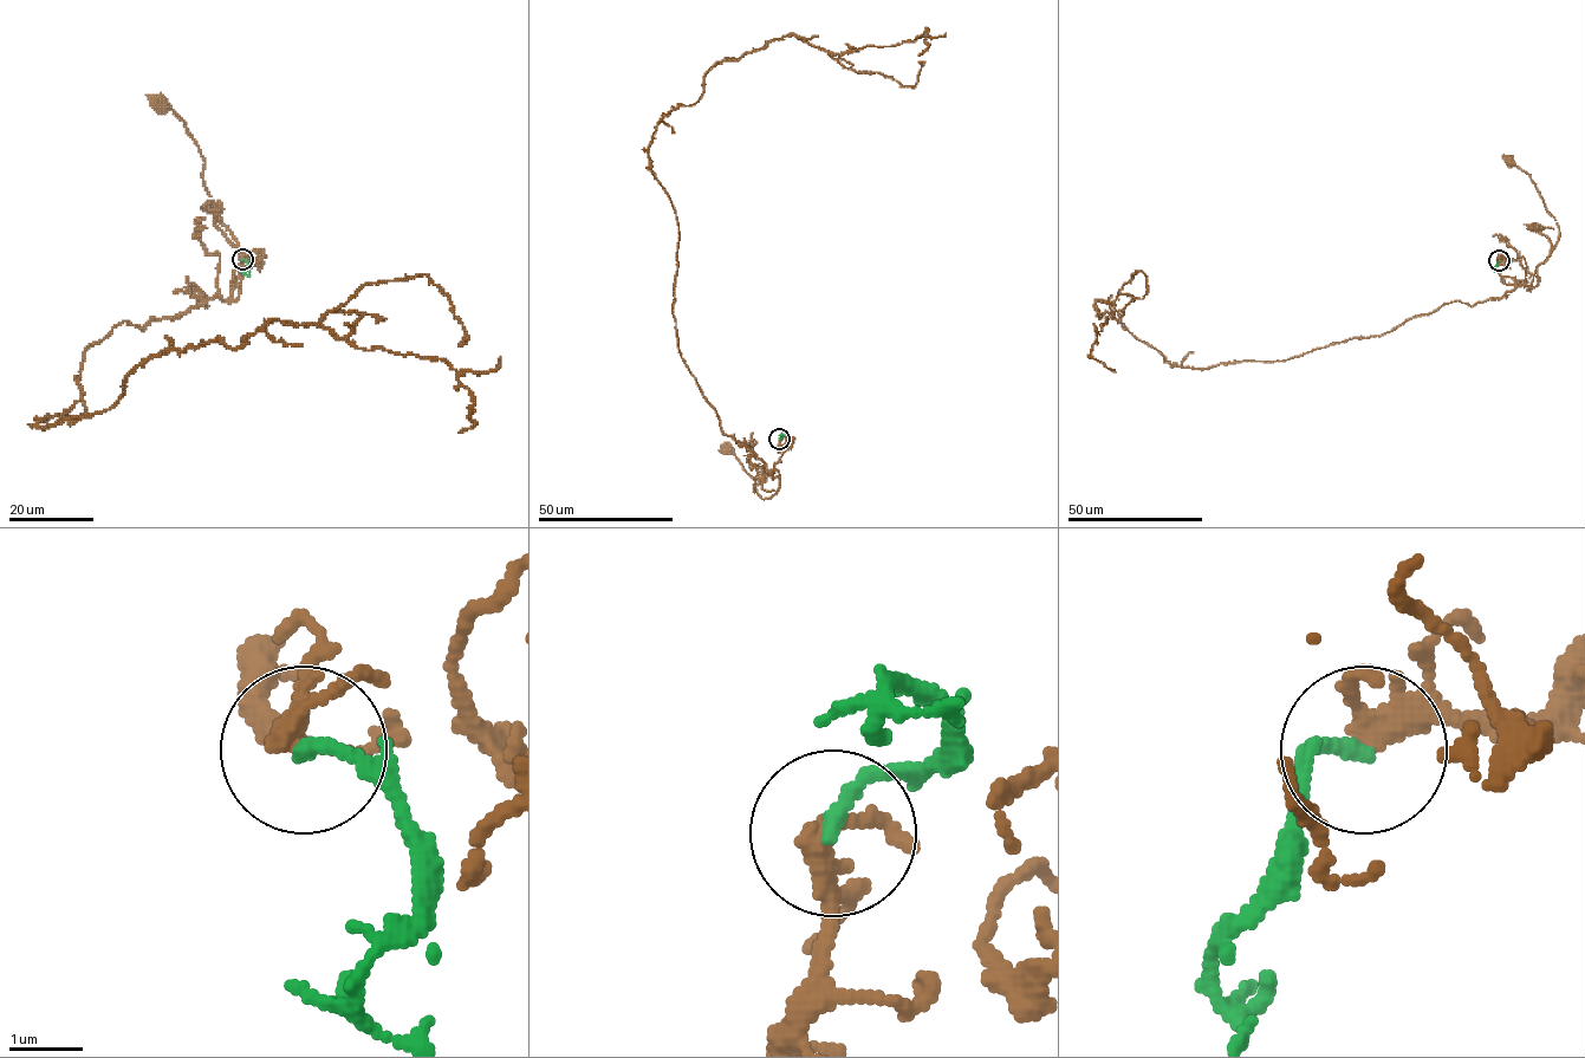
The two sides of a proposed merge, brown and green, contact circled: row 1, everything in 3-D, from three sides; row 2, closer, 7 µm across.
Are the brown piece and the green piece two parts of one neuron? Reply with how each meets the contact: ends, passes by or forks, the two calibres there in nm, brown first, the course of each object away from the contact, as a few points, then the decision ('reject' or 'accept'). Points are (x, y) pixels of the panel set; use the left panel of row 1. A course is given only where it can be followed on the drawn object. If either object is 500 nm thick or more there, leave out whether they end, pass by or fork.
brown forks; green ends; calibres 240 and 200 nm; course brown (241, 259), (247, 257), (232, 283), (241, 252), (218, 214), (202, 176), (205, 160), (187, 125), (160, 105); course green (242, 259), (248, 265), (246, 272), (249, 277); accept

